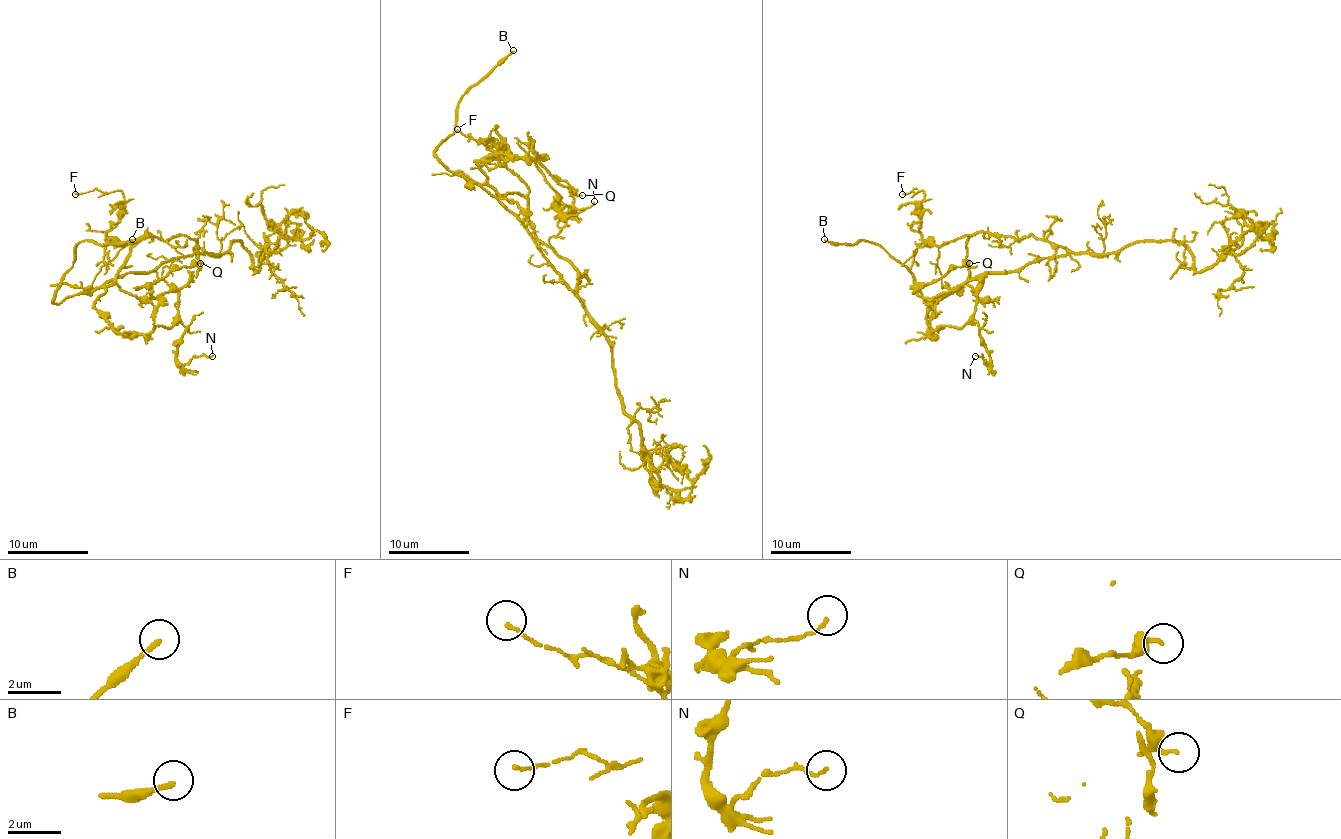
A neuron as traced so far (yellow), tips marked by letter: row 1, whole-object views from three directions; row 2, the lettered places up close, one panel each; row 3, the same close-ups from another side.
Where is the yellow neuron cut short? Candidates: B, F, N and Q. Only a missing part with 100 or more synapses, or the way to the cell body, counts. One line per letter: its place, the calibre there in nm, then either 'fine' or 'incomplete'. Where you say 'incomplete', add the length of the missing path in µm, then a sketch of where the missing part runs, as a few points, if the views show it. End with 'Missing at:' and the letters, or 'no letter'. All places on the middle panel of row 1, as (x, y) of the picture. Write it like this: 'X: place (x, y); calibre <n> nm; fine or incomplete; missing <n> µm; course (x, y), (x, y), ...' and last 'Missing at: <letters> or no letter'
B: place (513, 50); calibre 170 nm; incomplete; missing 35 µm
F: place (457, 129); calibre 110 nm; fine
N: place (594, 201); calibre 100 nm; fine
Q: place (582, 195); calibre 190 nm; fine
Missing at: B

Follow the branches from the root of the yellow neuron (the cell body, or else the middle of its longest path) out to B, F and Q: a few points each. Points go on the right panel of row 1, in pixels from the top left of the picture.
B: (1047, 257), (1015, 271), (981, 273), (929, 303), (914, 277), (878, 245), (868, 241), (832, 245), (824, 239)
F: (1047, 257), (1066, 251), (1033, 235), (973, 233), (929, 245), (918, 231), (925, 192), (902, 194)
Q: (1047, 257), (1015, 271), (975, 275), (951, 289), (935, 305), (929, 333), (927, 305), (916, 293), (969, 263)

